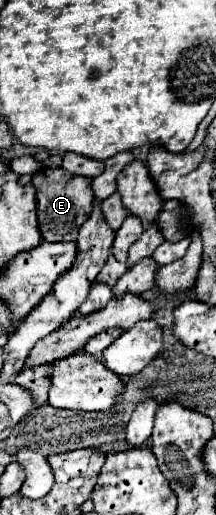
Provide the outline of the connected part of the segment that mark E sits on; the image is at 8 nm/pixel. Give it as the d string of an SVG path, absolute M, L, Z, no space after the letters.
M34 174L32 184L34 184L34 188L38 188L36 202L38 202L38 222L40 222L42 238L48 242L76 240L78 230L86 222L90 208L92 208L92 200L94 200L92 180L86 176L84 178L82 176L70 176L68 182L54 182L54 184L46 186L46 178L42 178L42 182L36 184L36 174Z

